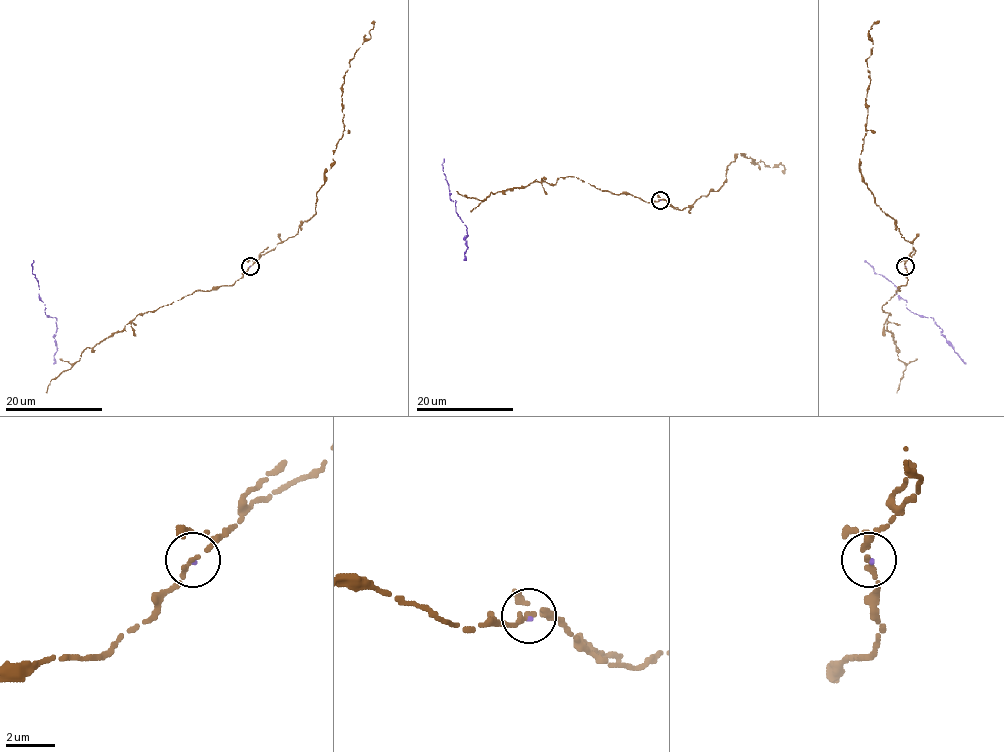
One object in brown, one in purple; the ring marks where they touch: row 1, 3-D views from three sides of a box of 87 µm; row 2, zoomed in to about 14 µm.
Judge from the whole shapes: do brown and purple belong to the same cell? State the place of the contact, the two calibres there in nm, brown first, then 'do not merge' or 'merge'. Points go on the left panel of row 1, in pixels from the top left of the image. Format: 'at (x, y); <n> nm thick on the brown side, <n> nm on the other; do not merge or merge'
at (250, 266); 180 nm thick on the brown side, 100 nm on the other; merge

